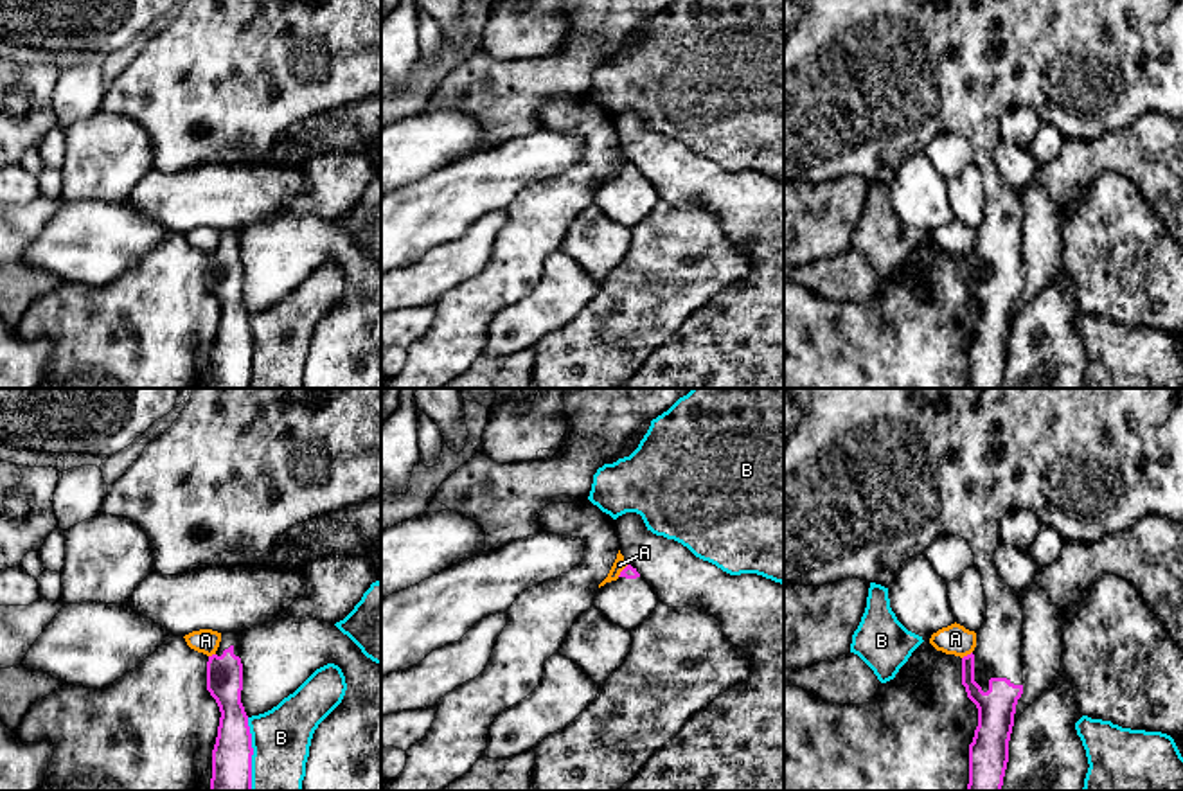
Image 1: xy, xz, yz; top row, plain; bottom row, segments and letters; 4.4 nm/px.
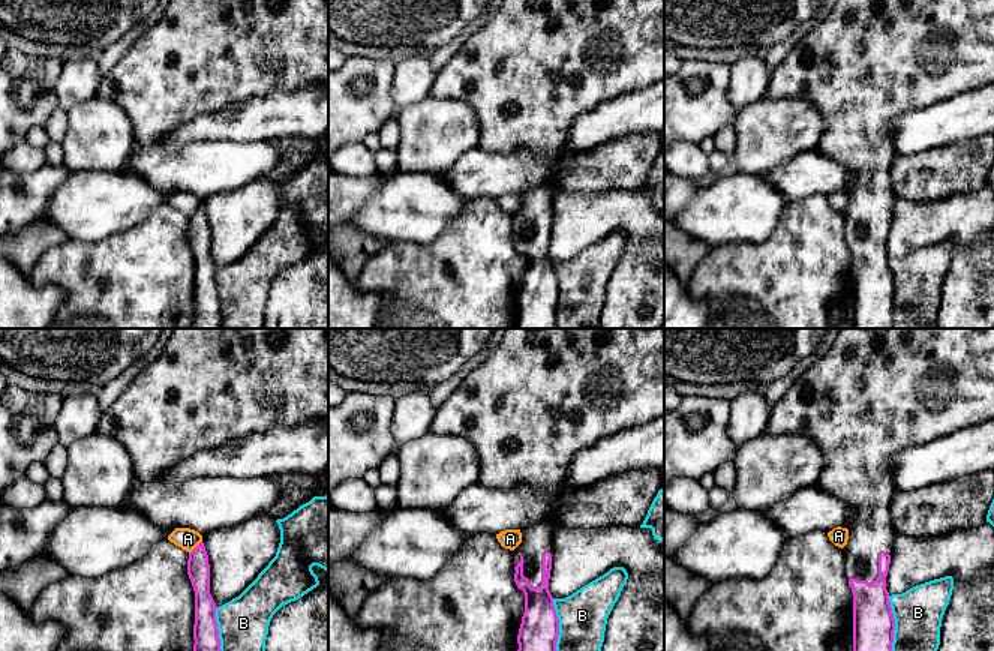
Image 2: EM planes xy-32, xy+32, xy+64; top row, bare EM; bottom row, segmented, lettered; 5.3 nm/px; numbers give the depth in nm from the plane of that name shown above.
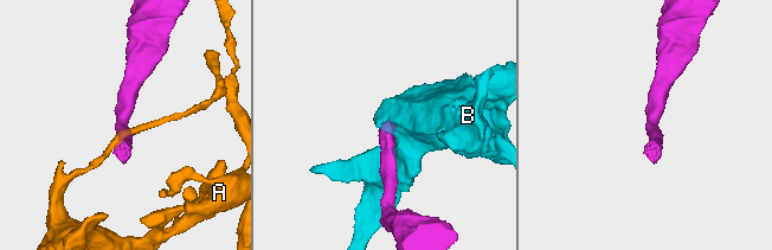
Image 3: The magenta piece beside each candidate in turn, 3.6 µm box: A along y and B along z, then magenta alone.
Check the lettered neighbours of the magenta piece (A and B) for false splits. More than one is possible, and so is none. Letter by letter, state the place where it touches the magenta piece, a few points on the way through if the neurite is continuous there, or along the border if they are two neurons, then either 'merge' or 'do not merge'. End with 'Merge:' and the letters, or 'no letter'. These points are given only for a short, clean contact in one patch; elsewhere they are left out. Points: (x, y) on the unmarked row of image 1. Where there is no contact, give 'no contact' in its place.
A: contact xz (622, 168); border xz (628, 162), (617, 173); do not merge
B: contact xy (252, 351); do not merge
Merge: no letter

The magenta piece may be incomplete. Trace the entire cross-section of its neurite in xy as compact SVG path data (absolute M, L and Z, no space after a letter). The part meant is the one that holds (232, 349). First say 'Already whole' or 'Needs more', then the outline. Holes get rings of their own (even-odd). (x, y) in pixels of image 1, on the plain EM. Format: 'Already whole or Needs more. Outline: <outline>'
Needs more. Outline: M221 230L219 244L207 259L207 288L221 309L209 388L252 388L254 345L248 313L241 300L239 232Z

